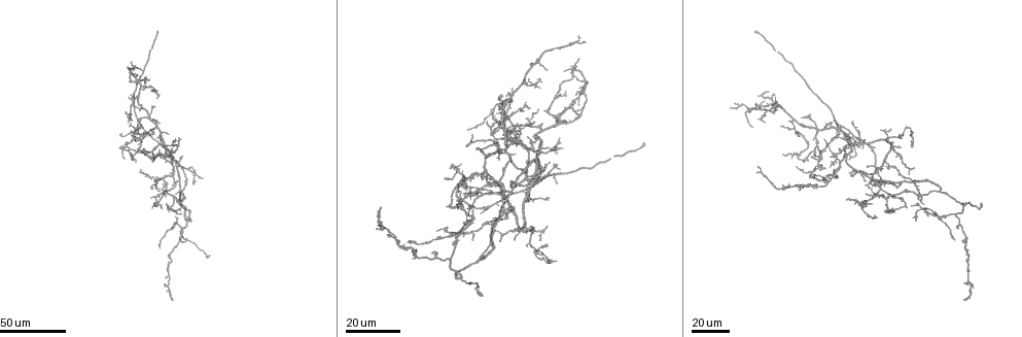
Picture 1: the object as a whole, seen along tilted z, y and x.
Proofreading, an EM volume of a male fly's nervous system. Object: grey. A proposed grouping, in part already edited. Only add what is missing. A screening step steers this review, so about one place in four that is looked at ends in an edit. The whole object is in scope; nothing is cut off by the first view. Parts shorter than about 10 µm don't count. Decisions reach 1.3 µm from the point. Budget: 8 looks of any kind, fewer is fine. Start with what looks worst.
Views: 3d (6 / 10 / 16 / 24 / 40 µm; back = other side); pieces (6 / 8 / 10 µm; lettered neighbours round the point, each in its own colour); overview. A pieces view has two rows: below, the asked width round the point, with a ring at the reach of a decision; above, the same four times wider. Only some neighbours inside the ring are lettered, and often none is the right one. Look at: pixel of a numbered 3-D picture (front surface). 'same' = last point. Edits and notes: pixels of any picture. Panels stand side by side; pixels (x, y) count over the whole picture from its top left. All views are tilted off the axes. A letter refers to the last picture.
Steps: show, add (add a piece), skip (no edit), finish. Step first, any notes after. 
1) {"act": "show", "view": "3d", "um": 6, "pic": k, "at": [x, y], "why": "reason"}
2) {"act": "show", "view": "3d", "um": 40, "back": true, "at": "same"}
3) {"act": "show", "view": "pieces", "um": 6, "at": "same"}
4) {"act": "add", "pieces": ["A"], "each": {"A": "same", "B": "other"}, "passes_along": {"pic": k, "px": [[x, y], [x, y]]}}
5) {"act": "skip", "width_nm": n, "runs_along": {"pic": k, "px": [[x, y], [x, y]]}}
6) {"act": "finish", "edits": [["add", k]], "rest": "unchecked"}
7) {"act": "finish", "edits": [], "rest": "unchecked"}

{"act": "show", "view": "3d", "um": 40, "pic": 1, "at": [756, 33], "why": "long arm stops here"}

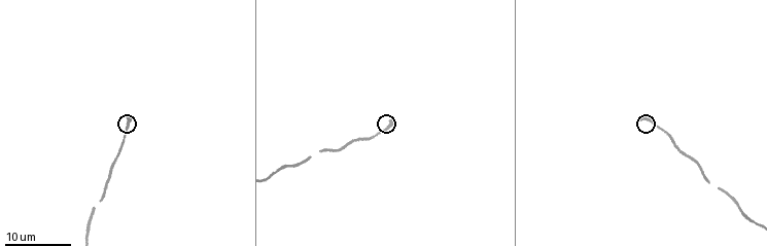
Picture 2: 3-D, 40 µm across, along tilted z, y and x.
{"act": "show", "view": "pieces", "um": 6, "pic": 2, "at": [638, 117]}

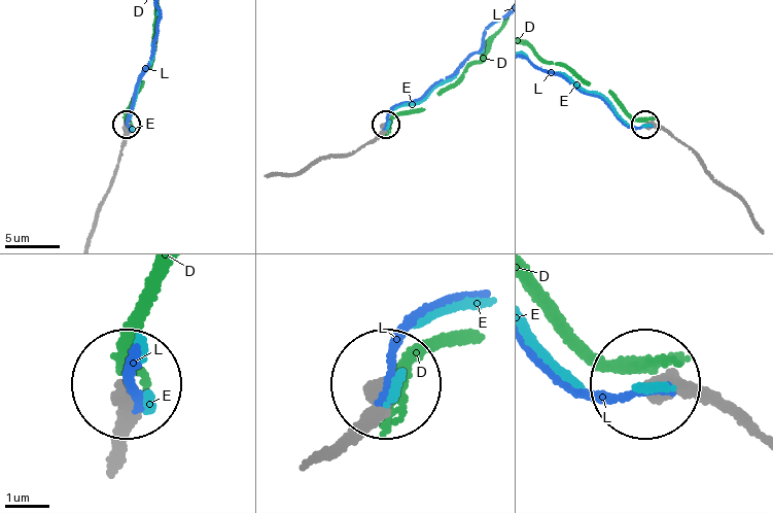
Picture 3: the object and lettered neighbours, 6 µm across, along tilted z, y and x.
{"act": "skip", "width_nm": 410, "each": {"D": "other", "E": "other", "L": "other"}, "runs_along": {"pic": 3, "px": [[276, 175], [288, 175], [340, 157], [372, 141], [385, 125]]}, "found": "none of them fits"}

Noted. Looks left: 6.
{"act": "show", "view": "3d", "um": 24, "pic": 1, "at": [379, 209], "why": "end of a long branch"}

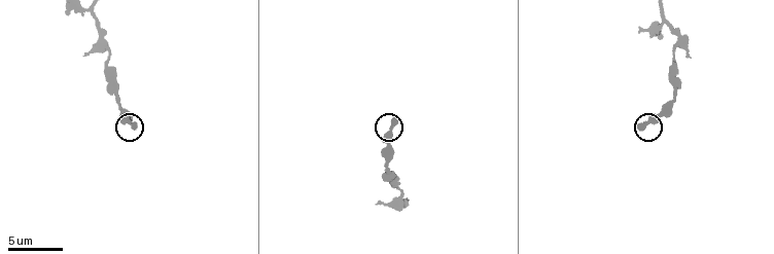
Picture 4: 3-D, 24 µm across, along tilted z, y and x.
{"act": "show", "view": "pieces", "um": 6, "pic": 4, "at": [638, 126]}

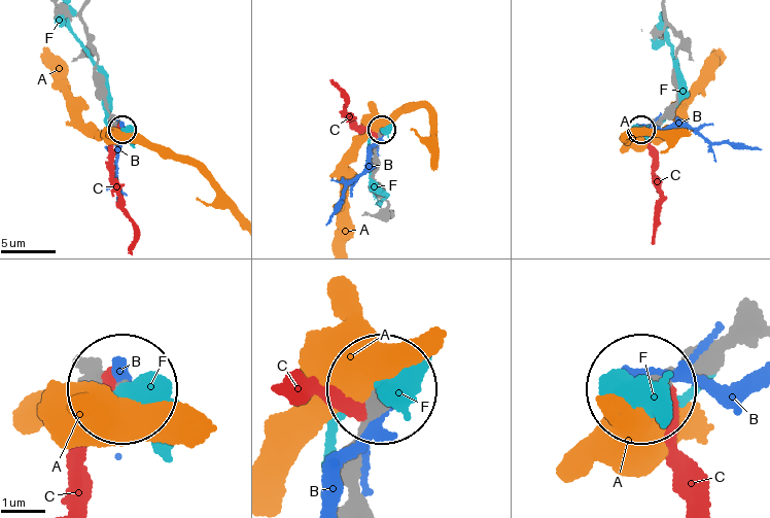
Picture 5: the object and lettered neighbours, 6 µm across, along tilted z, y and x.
{"act": "skip", "each": {"A": "other", "B": "other", "C": "other", "F": "other"}, "found": "no lettered piece goes on from it"}

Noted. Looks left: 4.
{"act": "show", "view": "3d", "um": 24, "pic": 1, "at": [509, 159], "why": "free end"}

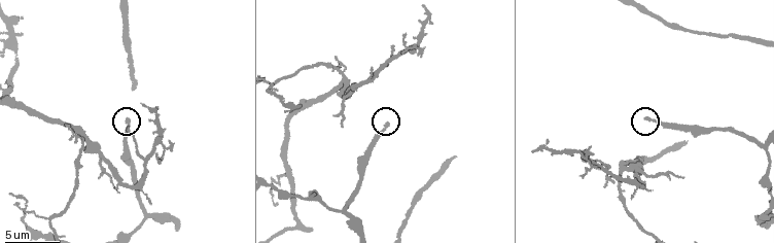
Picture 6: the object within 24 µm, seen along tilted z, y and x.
{"act": "show", "view": "pieces", "um": 6, "pic": 6, "at": [643, 117], "why": "what lies round it"}

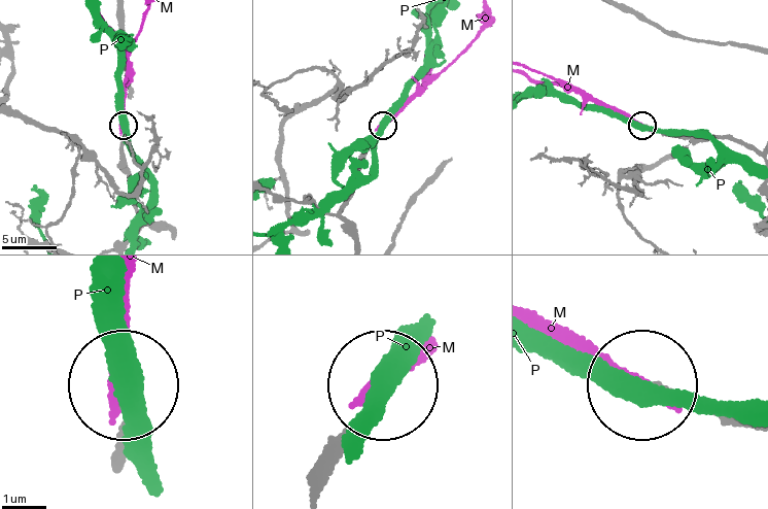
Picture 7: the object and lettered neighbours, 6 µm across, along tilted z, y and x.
{"act": "add", "pieces": ["M"], "each": {"M": "same", "P": "other"}, "passes_along": {"pic": 7, "px": [[317, 453], [415, 339]]}, "found": "the cell continues"}

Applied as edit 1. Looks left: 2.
{"act": "show", "view": "3d", "um": 24, "pic": 1, "at": [177, 137], "why": "end of a long branch"}

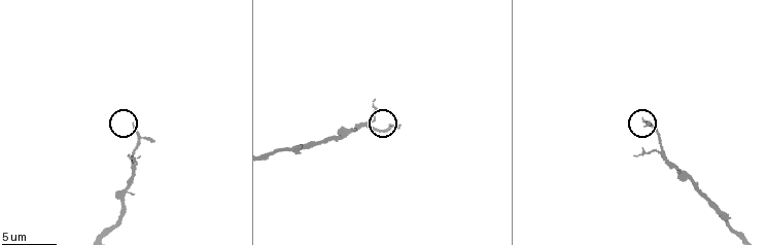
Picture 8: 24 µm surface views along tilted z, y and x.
{"act": "show", "view": "pieces", "um": 10, "pic": 8, "at": [132, 122], "why": "what lies round it"}

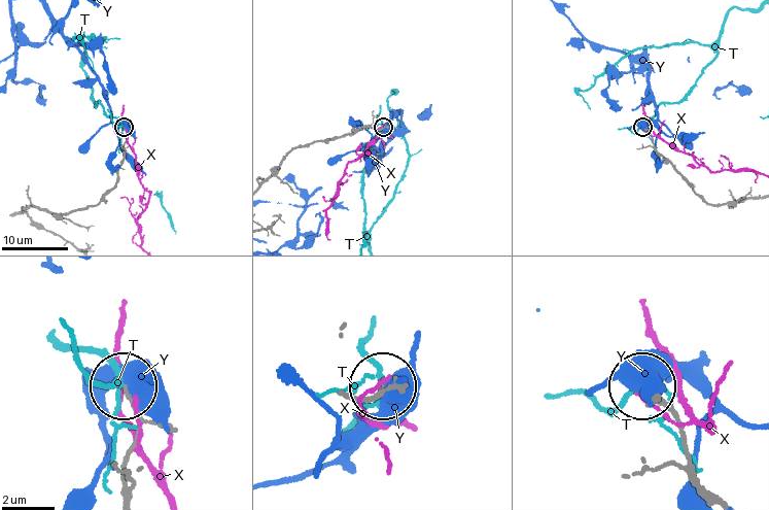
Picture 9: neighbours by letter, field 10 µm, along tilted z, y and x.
{"act": "skip", "each": {"T": "other", "X": "other", "Y": "other"}, "found": "none of them fits"}

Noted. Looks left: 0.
{"act": "finish", "edits": [["add", 7]], "rest": "unchecked"}

